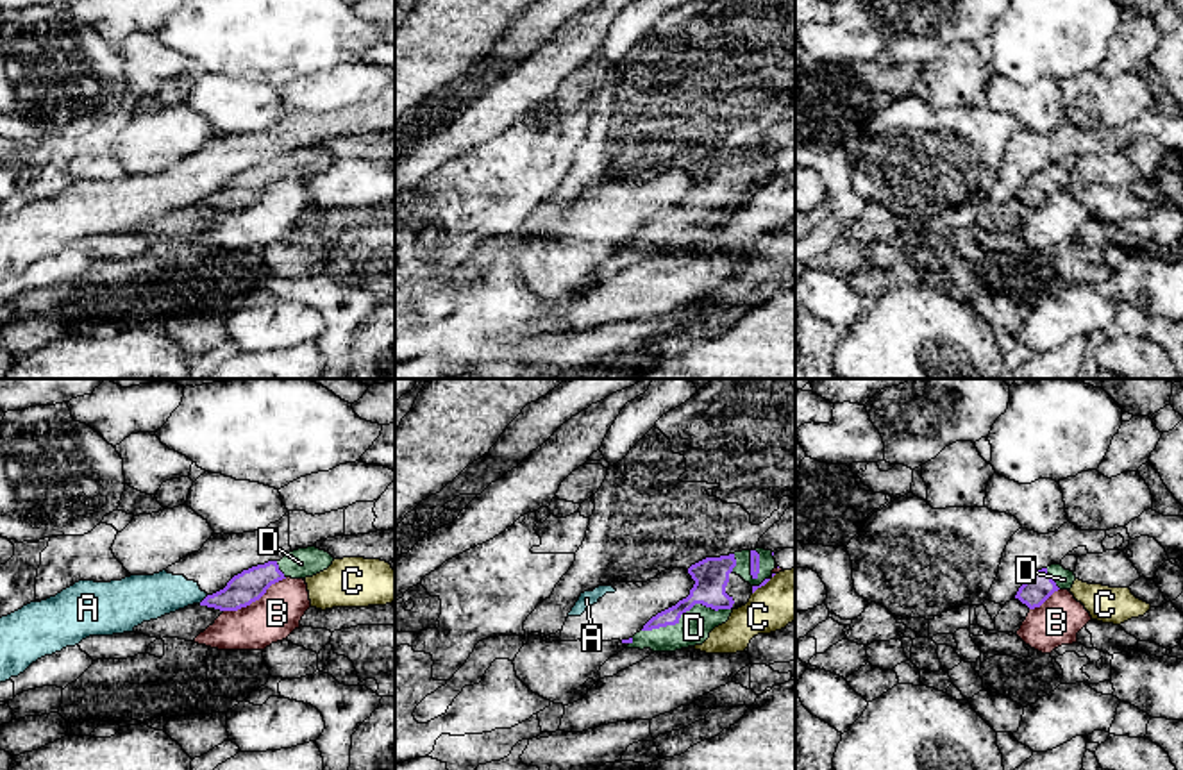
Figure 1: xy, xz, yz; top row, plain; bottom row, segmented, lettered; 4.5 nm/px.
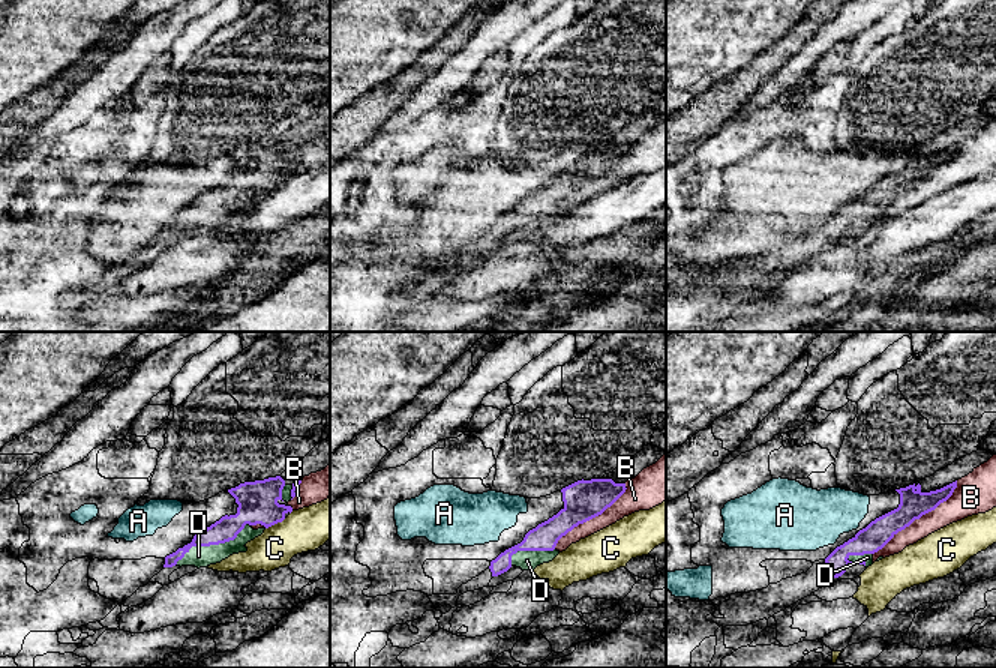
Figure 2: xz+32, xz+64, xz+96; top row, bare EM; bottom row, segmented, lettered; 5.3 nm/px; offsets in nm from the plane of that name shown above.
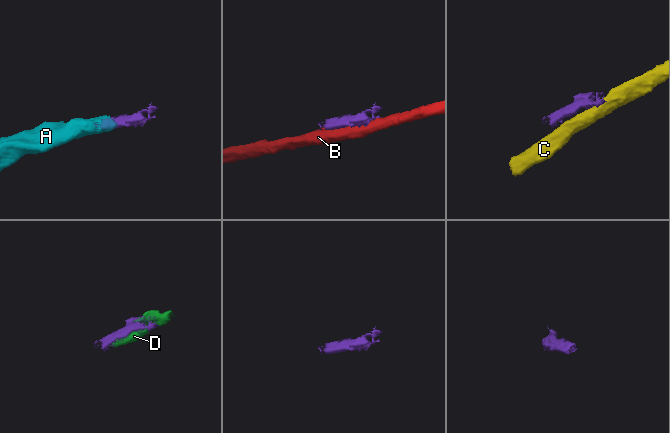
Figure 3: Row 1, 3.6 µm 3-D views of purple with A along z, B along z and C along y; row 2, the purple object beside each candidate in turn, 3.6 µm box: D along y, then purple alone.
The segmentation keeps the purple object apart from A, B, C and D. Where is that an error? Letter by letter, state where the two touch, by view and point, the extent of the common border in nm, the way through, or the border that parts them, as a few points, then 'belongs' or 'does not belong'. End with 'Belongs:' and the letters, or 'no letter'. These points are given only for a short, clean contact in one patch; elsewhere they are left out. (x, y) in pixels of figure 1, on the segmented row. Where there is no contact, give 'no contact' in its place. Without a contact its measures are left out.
A: contact xy (204, 599); length 60 nm; border xy (208, 595), (199, 602); does not belong
B: contact xy (254, 601); length 320 nm; does not belong
C: contact xz (763, 585); length 140 nm; border xz (776, 574), (753, 594); does not belong
D: contact xz (685, 611); length 420 nm; belongs
Belongs: D

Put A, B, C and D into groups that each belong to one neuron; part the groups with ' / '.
A / B / C / D

